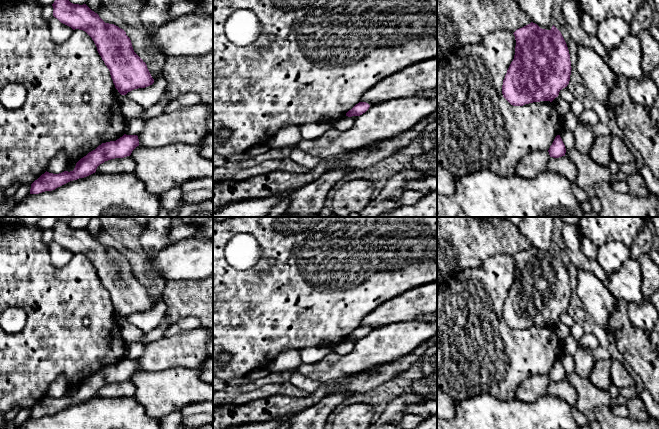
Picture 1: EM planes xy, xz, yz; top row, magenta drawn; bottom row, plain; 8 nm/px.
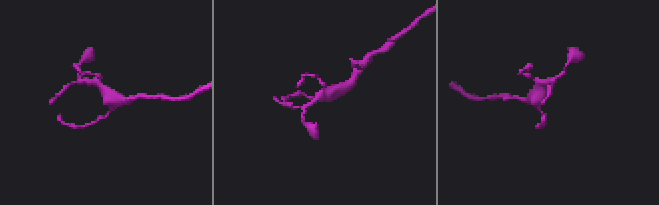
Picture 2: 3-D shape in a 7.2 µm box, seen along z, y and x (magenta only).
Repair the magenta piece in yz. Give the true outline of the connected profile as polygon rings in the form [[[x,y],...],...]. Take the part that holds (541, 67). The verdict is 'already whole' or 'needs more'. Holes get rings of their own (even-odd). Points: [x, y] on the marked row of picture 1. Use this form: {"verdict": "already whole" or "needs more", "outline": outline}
{"verdict": "already whole", "outline": [[[531,22],[513,34],[516,40],[515,55],[503,80],[503,97],[513,106],[552,102],[569,84],[572,69],[569,50],[561,32],[554,25],[546,30]]]}

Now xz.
{"verdict": "already whole", "outline": [[[359,102],[351,110],[346,113],[346,116],[360,116],[369,109],[370,105],[366,102]]]}

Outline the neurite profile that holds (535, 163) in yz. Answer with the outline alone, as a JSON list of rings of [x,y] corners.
[[[534,151],[523,157],[516,167],[516,174],[525,179],[533,179],[547,170],[550,159],[548,151]]]

